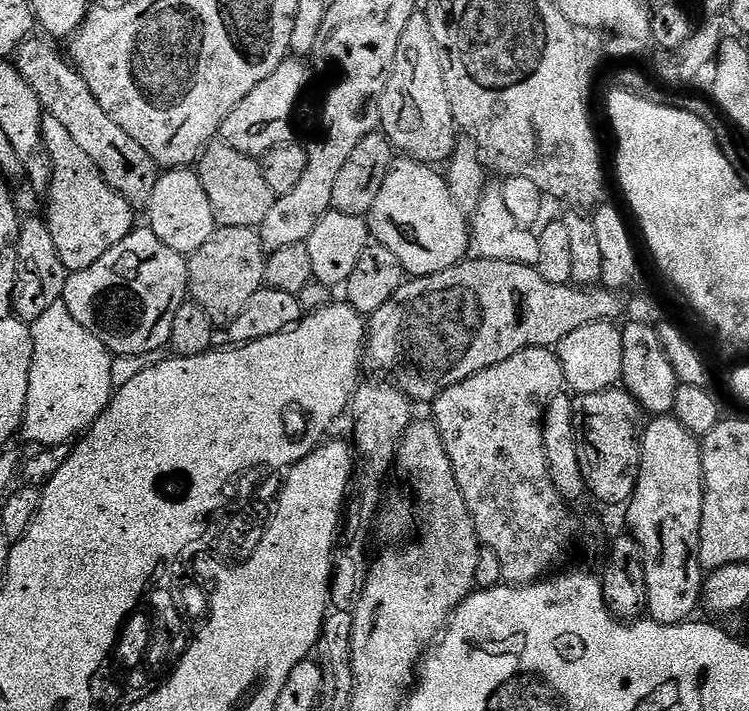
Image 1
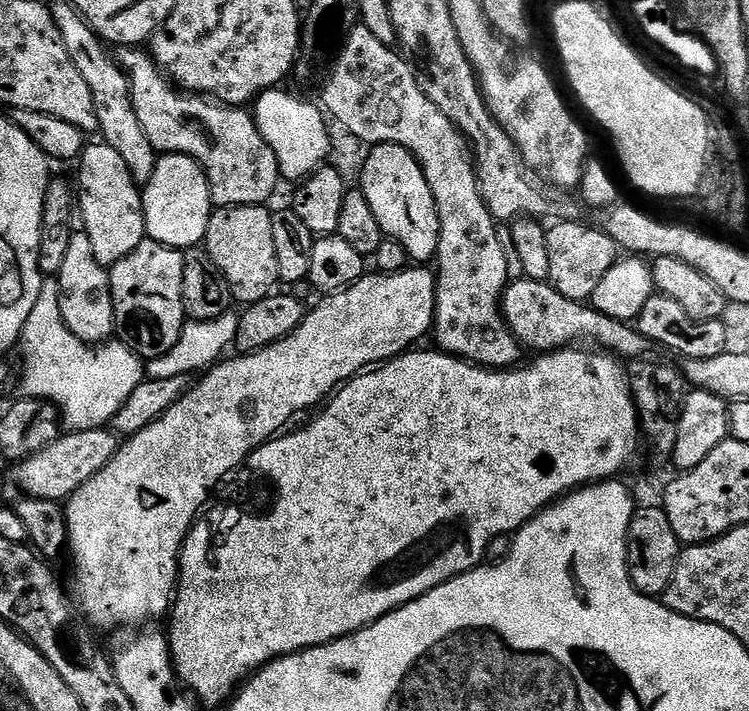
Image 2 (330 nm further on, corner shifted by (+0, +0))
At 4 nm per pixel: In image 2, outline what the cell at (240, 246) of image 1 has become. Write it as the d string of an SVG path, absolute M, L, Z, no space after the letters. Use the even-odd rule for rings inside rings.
M258 204L217 207L208 223L203 247L237 305L253 304L277 291L276 284L281 283L281 278L278 274L278 254L274 251L272 212L267 207Z

